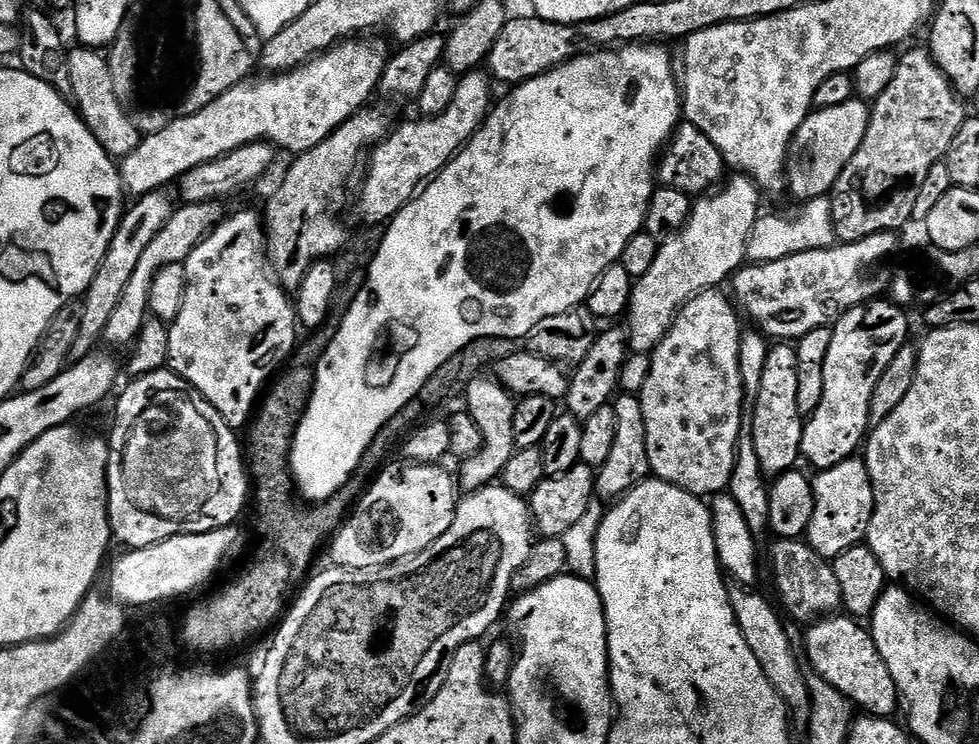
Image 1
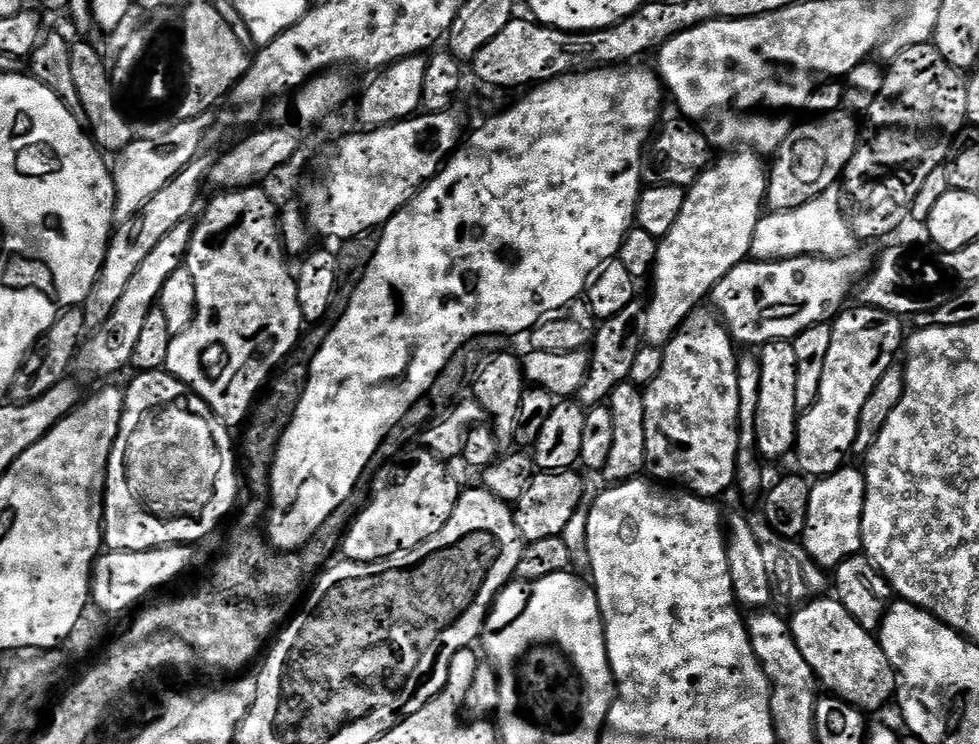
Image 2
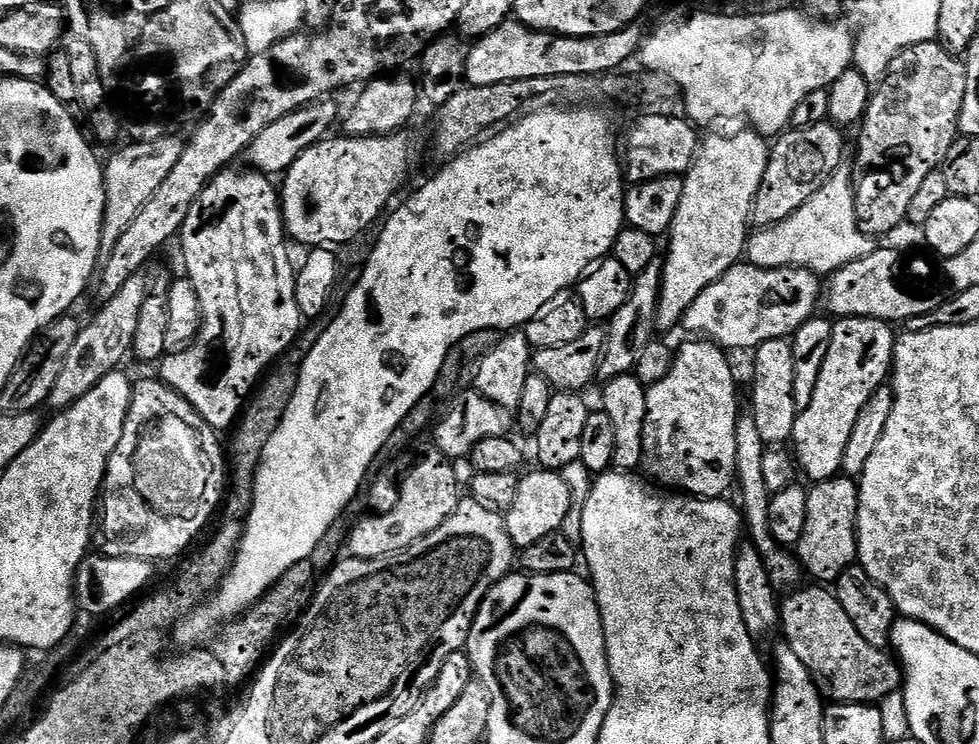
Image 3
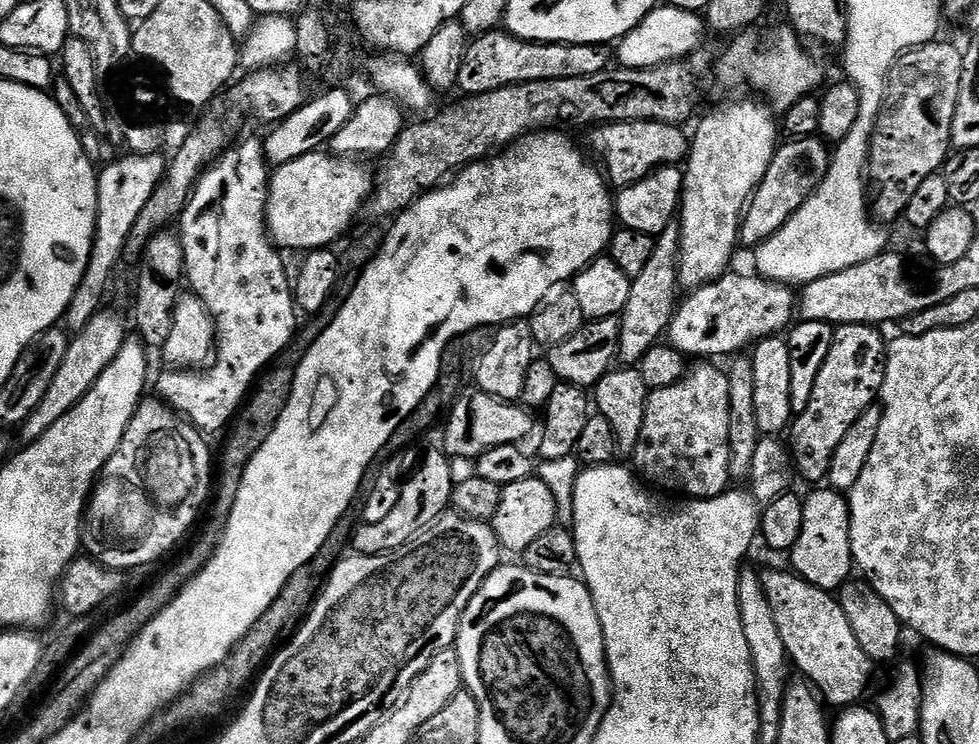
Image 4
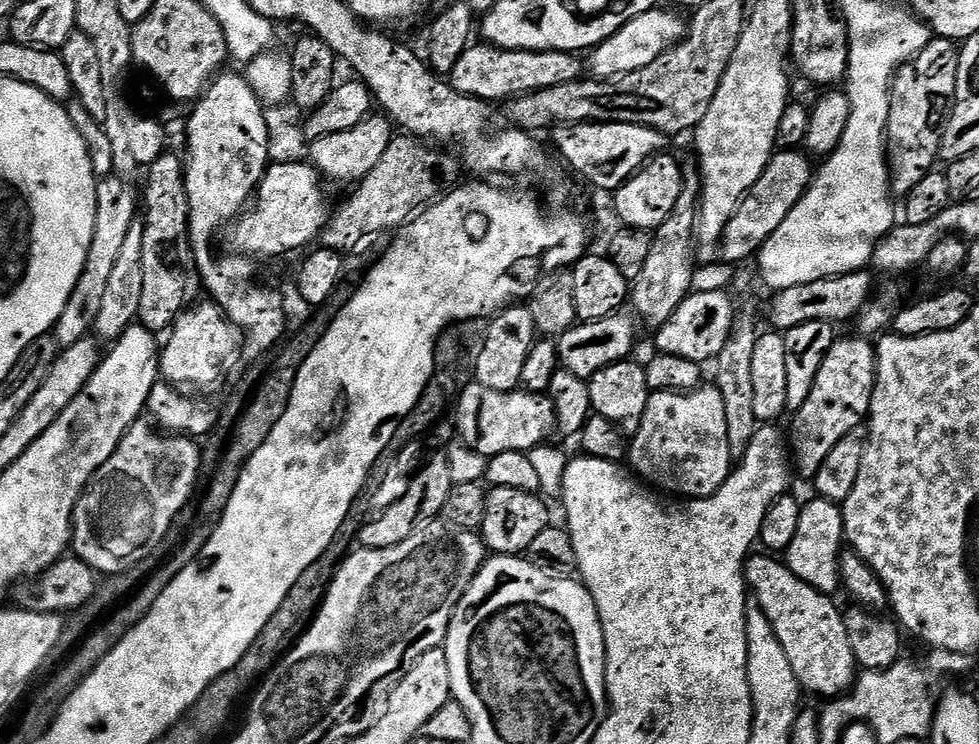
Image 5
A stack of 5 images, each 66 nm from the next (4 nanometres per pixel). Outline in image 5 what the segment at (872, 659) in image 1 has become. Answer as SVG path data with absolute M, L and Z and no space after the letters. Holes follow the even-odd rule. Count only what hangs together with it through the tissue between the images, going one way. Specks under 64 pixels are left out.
M749 555L744 566L744 578L747 587L754 593L755 603L770 618L770 626L774 626L774 634L778 634L778 642L782 642L782 650L786 650L786 658L790 658L790 666L794 666L794 674L798 678L801 689L805 693L813 692L823 698L843 696L856 683L858 665L854 658L854 650L850 650L850 638L846 634L844 612L835 604L833 597L826 592L814 590L802 578L798 578L788 568L787 563L778 561L771 555Z

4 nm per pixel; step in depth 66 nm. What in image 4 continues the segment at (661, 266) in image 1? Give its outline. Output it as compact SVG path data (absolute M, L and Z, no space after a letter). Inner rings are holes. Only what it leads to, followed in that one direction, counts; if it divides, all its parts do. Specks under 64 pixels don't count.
M732 100L724 104L713 116L708 116L696 128L691 137L690 151L684 174L684 195L680 197L678 227L680 230L679 287L695 290L704 284L719 280L729 271L728 263L738 249L740 221L752 193L766 178L770 162L778 147L778 124L772 121L774 112L767 103L756 100Z

